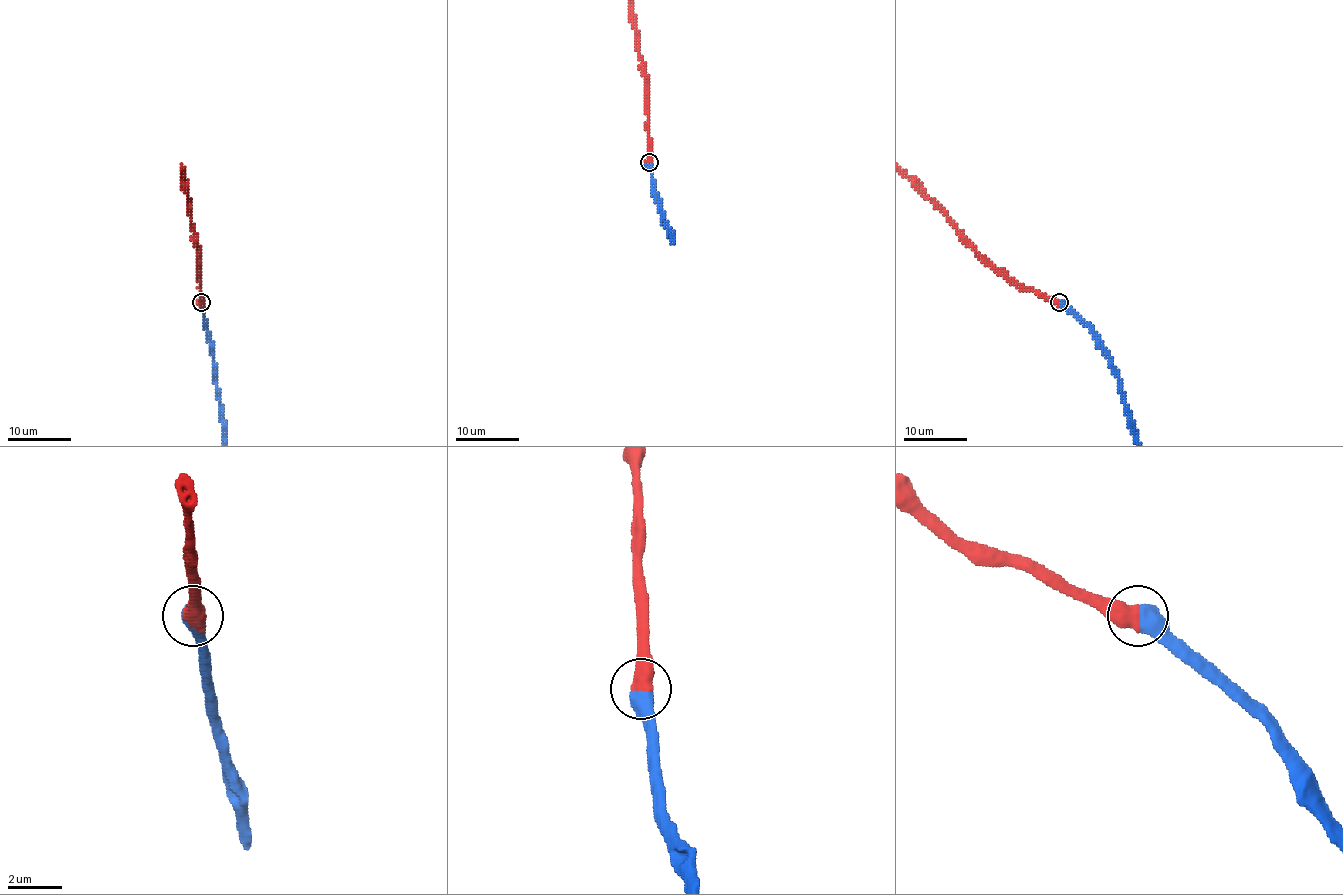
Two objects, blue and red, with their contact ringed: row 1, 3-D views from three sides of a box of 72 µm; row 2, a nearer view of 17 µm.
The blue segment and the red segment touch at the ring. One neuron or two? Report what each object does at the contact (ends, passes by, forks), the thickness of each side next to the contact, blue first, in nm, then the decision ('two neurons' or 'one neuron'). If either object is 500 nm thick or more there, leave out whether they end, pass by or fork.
700 nm thick on the blue side, 700 nm on the other; one neuron

